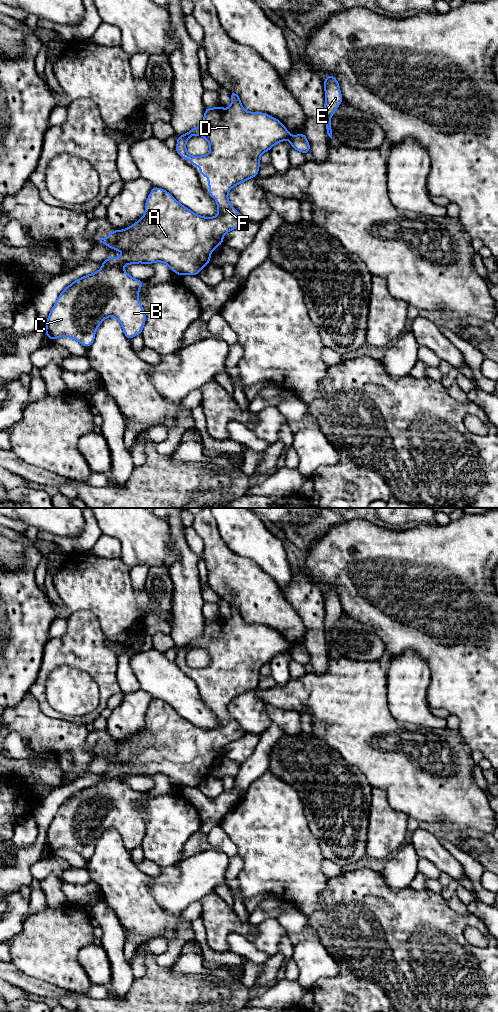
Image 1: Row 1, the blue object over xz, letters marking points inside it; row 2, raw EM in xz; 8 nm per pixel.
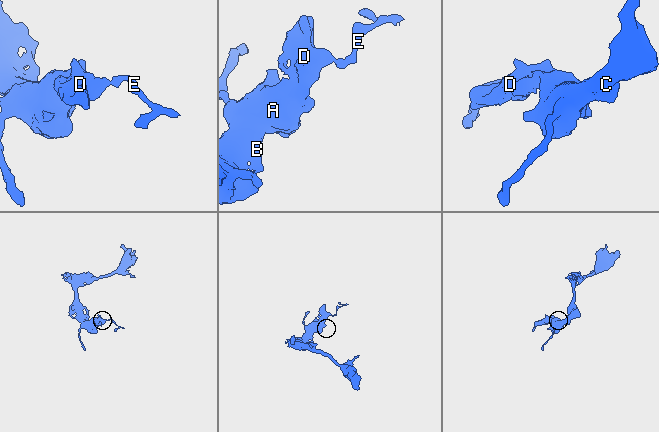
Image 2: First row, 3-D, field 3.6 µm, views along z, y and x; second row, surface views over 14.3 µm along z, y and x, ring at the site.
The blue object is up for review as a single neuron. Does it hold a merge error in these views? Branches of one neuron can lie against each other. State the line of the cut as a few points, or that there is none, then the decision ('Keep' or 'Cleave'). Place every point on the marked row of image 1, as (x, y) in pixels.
Split along xz (291, 136), (288, 139). Cleave

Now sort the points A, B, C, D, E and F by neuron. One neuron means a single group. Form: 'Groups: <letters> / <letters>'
Groups: A B C D F / E

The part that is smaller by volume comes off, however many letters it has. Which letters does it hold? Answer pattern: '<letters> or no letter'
E

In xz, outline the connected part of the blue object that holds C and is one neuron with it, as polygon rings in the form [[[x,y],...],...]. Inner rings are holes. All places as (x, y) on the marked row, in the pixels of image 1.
[[[231,91],[230,94],[232,102],[228,109],[221,106],[205,108],[202,124],[177,137],[175,148],[184,160],[191,160],[193,166],[200,167],[201,176],[208,177],[209,196],[217,199],[218,215],[199,216],[180,204],[169,192],[153,187],[146,200],[145,214],[139,221],[125,230],[113,230],[109,236],[98,238],[99,245],[122,251],[123,256],[106,259],[100,270],[75,280],[59,295],[44,331],[52,341],[68,336],[90,347],[96,329],[109,316],[114,316],[121,323],[125,336],[131,340],[143,332],[146,321],[144,309],[138,301],[143,281],[131,277],[122,267],[163,262],[179,276],[198,275],[209,264],[212,251],[223,244],[223,236],[247,222],[229,203],[228,192],[237,184],[256,177],[261,164],[260,156],[275,144],[289,140],[291,134],[276,118],[262,112],[247,112],[236,92]],[[193,135],[200,135],[209,142],[207,155],[191,156],[187,153],[185,146]]]

